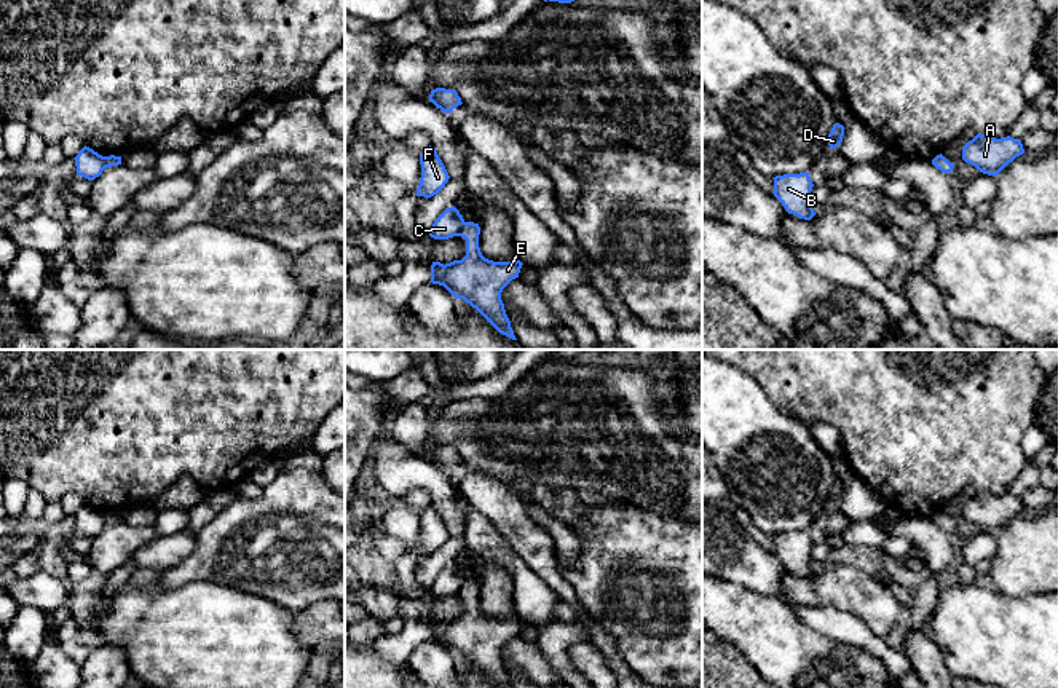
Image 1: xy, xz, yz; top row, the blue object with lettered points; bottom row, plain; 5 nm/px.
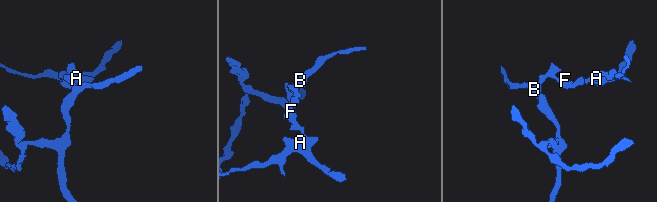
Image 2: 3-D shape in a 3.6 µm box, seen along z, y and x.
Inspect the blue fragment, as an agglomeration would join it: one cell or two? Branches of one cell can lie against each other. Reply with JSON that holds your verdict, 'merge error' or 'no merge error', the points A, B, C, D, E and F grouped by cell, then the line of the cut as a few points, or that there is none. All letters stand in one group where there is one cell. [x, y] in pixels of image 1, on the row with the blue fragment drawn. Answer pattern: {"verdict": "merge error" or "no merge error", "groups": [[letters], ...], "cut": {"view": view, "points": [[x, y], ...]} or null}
{"verdict": "merge error", "groups": [["A", "E"], ["B", "C", "D", "F"]], "cut": {"view": "xz", "points": [[465, 222], [458, 235]]}}

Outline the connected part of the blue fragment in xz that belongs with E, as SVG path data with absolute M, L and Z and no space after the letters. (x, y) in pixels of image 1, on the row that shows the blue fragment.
M464 222L460 236L466 239L466 255L450 263L432 262L431 283L444 286L455 299L476 308L499 334L517 340L501 300L503 289L519 278L522 262L493 262L479 247L480 227Z

